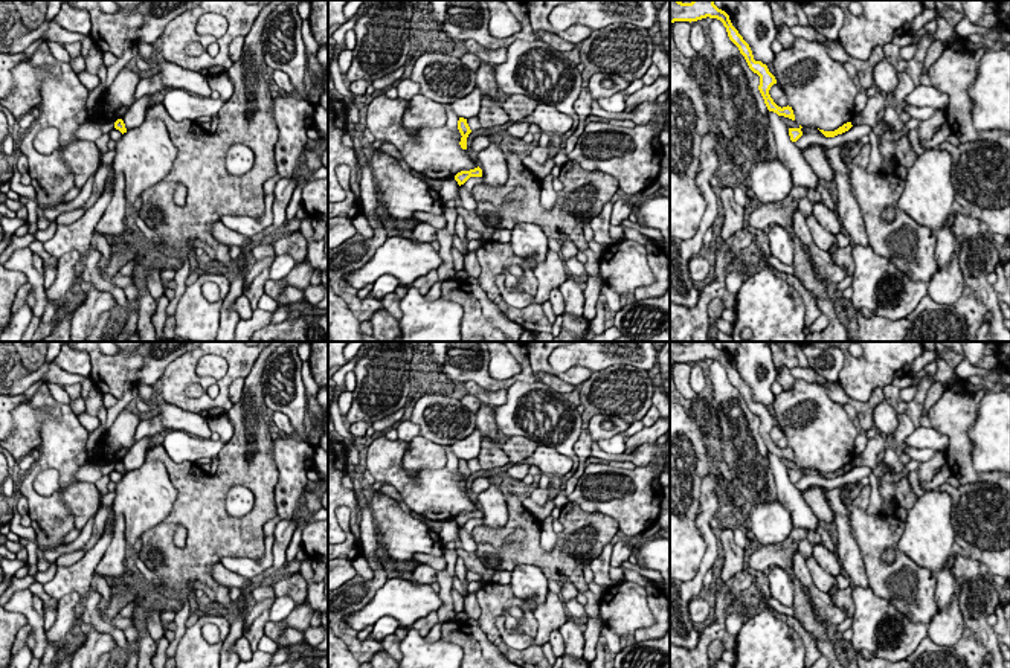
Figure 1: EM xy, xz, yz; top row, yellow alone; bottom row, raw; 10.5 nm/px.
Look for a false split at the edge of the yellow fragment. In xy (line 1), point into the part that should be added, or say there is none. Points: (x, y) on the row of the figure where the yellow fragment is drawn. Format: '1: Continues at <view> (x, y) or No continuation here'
1: No continuation here

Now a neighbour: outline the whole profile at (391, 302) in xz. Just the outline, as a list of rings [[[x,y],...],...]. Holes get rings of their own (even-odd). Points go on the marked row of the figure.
[[[395,293],[386,294],[381,299],[383,310],[386,310],[392,317],[398,320],[403,317],[403,313],[400,310],[400,300],[401,297],[398,297]]]

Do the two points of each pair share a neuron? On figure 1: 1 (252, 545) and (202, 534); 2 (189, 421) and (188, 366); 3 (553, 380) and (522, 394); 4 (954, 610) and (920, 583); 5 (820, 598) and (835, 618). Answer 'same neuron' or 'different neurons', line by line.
1: same neuron
2: different neurons
3: different neurons
4: different neurons
5: same neuron

